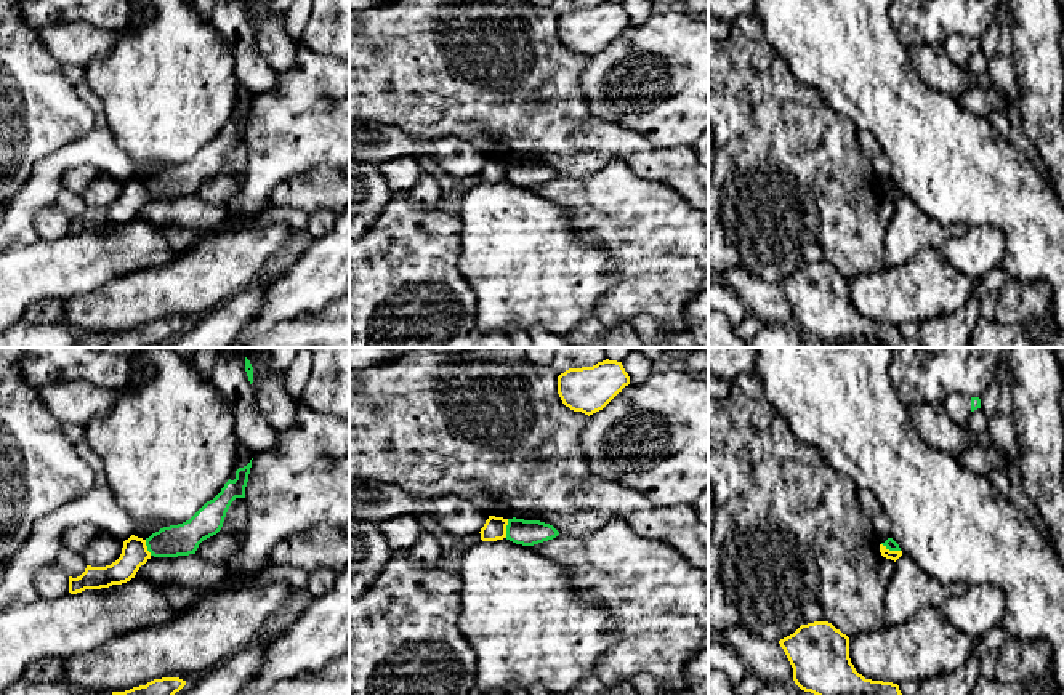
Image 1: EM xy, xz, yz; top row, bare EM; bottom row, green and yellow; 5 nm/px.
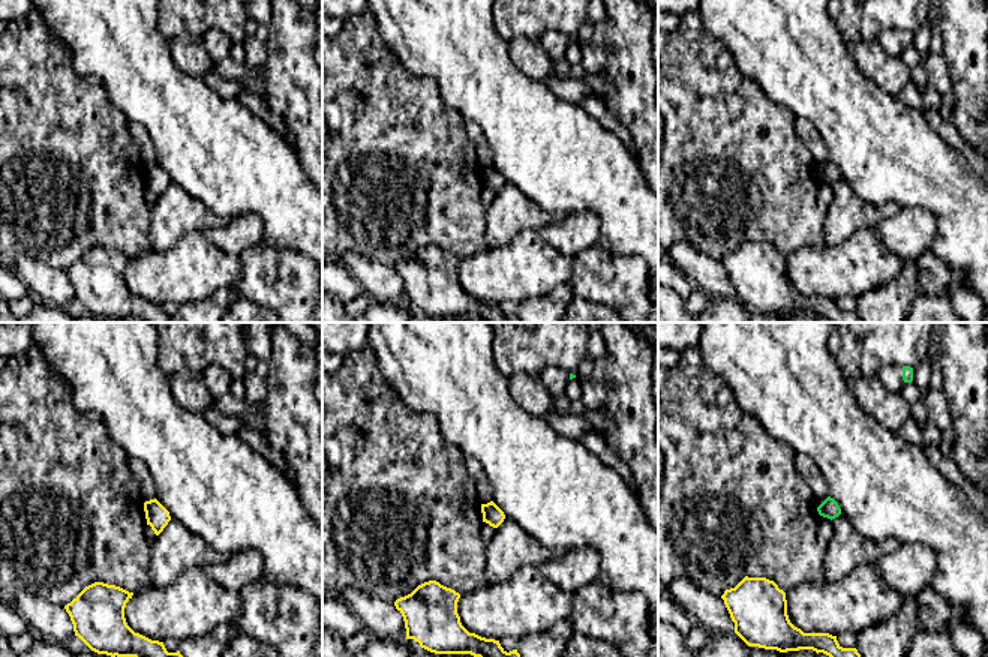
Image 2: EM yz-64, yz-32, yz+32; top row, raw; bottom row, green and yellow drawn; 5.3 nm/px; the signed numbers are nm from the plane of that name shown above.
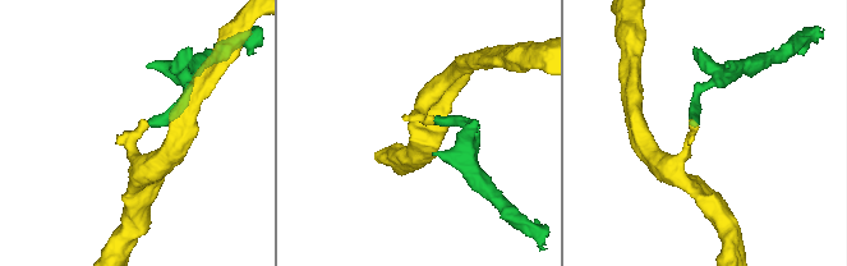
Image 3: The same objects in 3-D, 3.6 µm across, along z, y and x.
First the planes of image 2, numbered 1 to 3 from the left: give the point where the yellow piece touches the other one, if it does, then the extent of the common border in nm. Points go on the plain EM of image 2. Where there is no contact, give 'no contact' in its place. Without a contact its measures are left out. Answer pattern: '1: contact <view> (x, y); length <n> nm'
1: no contact
2: no contact
3: no contact

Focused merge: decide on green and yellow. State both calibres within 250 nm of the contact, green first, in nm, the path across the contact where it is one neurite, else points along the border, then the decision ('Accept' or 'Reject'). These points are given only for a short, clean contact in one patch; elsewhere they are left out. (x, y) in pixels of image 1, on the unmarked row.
Thickness 130 nm (green) against 120 nm. Boundary: xz (508, 160), (505, 178). Reject

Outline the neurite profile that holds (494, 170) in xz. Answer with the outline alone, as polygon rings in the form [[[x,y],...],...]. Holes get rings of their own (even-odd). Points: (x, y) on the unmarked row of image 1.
[[[489,157],[484,168],[481,170],[482,183],[497,183],[506,179],[508,160]]]

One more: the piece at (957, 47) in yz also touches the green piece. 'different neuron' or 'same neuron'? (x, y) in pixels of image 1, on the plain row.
same neuron

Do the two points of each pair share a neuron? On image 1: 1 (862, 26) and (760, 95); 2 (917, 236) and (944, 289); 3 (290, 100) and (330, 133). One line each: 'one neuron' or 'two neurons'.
1: two neurons
2: two neurons
3: one neuron

